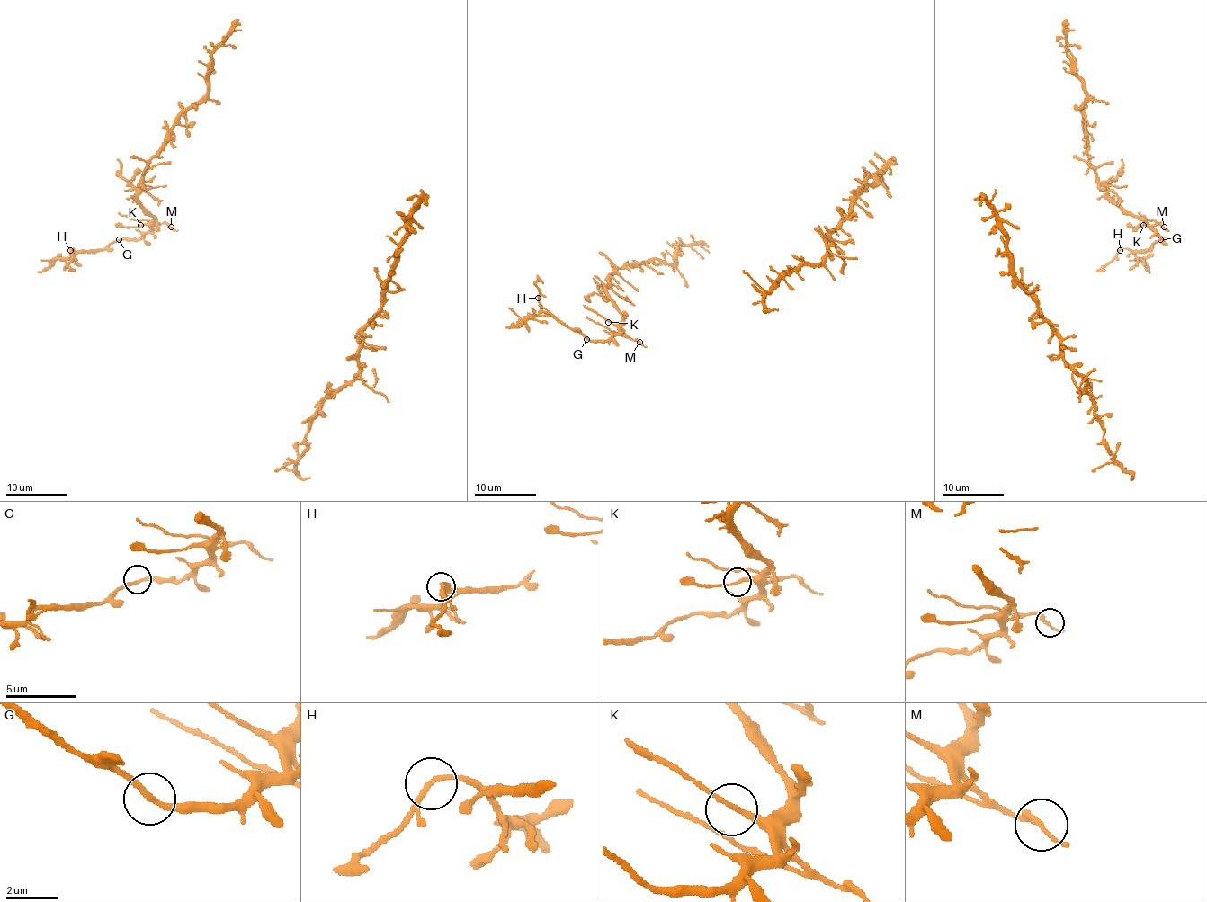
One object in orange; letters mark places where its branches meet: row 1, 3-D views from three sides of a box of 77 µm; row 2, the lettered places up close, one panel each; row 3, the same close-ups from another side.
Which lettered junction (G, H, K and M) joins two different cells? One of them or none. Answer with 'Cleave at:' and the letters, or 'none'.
Cleave at: none

